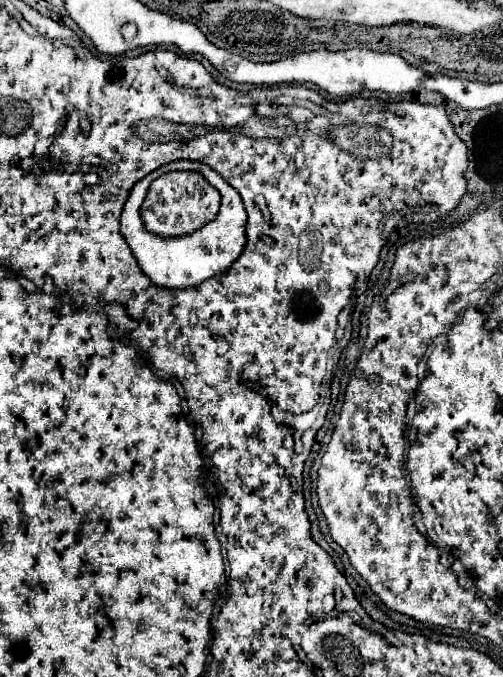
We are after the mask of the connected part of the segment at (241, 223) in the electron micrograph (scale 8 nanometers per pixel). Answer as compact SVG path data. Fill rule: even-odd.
M180 159L180 161L172 161L172 163L166 163L164 167L158 167L154 169L152 173L148 173L142 181L138 181L132 191L130 191L130 197L124 205L124 211L122 211L122 217L120 217L120 233L122 237L126 239L128 247L132 249L140 269L144 271L144 275L156 285L156 287L164 287L164 289L188 289L188 287L196 287L224 271L228 271L228 267L232 267L232 263L242 255L244 251L244 245L246 245L246 209L244 209L244 203L242 203L242 197L240 193L236 193L236 189L232 189L232 185L228 185L214 169L210 169L208 165L200 163L200 161L188 161L188 159ZM168 171L198 171L206 177L206 181L210 185L214 185L220 195L222 195L222 205L220 205L220 211L218 211L218 217L208 223L206 227L198 229L196 233L192 235L184 235L180 239L160 239L152 233L148 233L144 229L144 223L140 219L140 205L146 197L146 191L150 187L150 183L160 177L162 173L168 173Z

